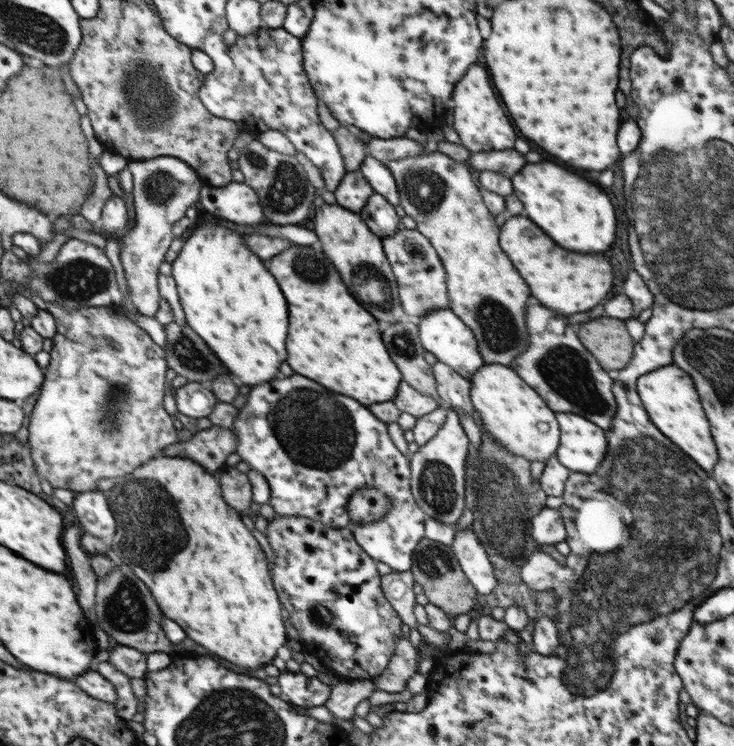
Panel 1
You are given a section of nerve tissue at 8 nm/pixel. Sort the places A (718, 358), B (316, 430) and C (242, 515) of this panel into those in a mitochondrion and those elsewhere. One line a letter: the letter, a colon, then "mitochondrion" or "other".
A: mitochondrion
B: mitochondrion
C: other

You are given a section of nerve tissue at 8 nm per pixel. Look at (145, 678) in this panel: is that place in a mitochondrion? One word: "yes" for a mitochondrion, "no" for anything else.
no

